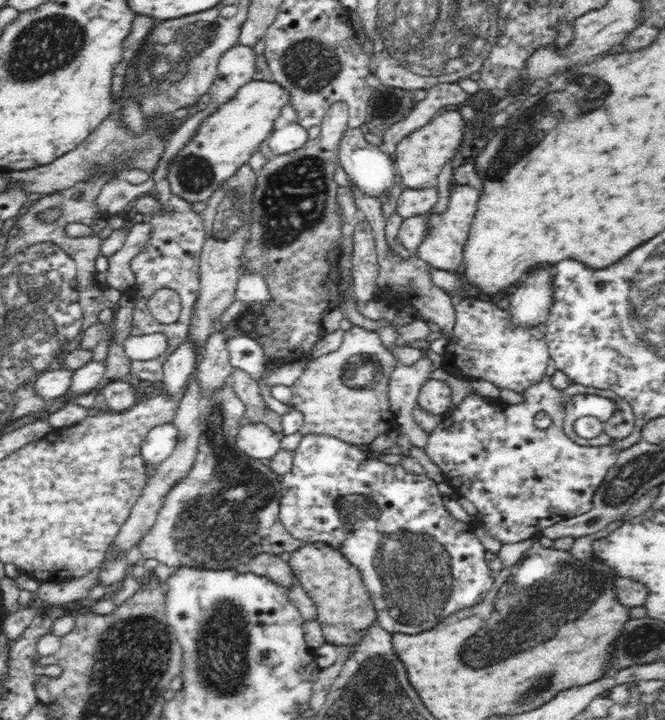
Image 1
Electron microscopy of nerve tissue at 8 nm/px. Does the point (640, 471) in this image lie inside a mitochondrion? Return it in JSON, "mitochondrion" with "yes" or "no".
{"mitochondrion":"yes"}

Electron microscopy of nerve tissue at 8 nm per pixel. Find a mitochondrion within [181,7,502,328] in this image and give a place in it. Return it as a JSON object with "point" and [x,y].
{"point":[295,200]}

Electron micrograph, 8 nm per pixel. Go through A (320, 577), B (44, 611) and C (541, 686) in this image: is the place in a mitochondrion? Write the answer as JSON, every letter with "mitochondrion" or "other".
{"A":"other","B":"other","C":"mitochondrion"}

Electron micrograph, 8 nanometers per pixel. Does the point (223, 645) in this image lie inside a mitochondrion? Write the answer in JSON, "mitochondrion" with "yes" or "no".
{"mitochondrion":"yes"}

